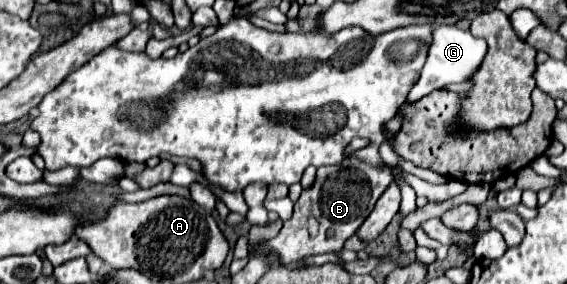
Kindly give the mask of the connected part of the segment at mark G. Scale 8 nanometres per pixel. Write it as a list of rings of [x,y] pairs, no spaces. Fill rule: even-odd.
[[[435,26],[431,50],[421,70],[421,78],[409,92],[407,100],[417,100],[419,96],[433,92],[435,88],[445,88],[449,84],[471,80],[471,76],[479,70],[485,54],[487,54],[487,42],[483,38],[475,38],[471,32],[459,30],[457,26]]]

